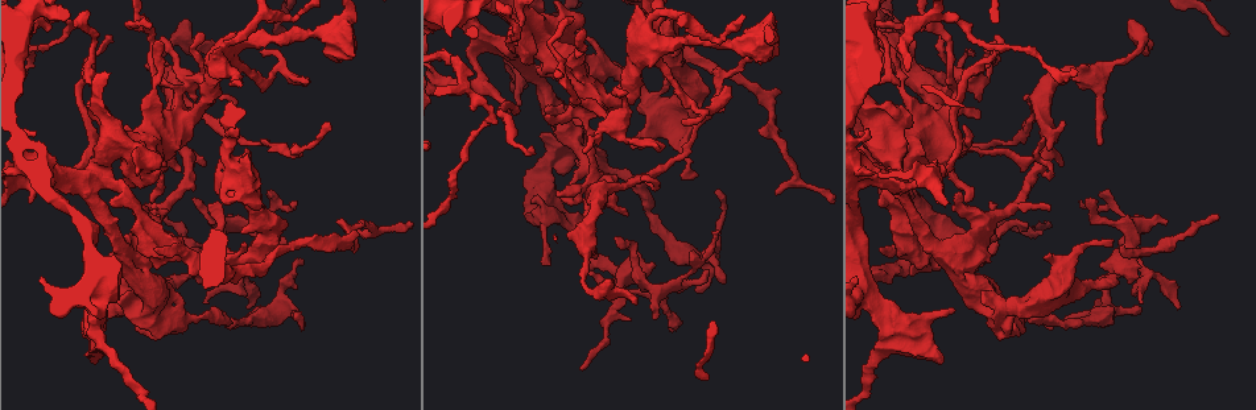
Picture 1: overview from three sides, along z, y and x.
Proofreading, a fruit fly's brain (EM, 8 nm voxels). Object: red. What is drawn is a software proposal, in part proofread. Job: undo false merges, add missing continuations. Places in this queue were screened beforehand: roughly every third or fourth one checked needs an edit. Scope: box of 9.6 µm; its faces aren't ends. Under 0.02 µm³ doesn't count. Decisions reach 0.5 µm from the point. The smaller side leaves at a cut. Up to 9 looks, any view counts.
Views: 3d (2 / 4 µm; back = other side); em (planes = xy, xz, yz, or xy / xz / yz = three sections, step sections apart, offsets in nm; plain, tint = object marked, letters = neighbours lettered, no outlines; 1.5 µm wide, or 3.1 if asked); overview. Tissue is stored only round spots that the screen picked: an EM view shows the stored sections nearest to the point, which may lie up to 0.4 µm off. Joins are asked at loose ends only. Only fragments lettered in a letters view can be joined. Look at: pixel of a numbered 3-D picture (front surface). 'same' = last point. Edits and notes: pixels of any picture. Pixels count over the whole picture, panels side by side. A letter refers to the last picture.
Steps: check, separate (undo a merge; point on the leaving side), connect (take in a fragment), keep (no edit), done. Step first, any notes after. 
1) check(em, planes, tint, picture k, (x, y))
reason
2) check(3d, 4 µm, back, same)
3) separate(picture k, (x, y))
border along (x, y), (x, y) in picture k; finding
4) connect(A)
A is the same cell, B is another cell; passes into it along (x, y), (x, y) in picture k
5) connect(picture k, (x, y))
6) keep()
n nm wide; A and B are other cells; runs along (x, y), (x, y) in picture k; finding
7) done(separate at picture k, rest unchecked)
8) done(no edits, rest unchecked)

check(3d, 2 µm, picture 1, (1040, 233))
an open end

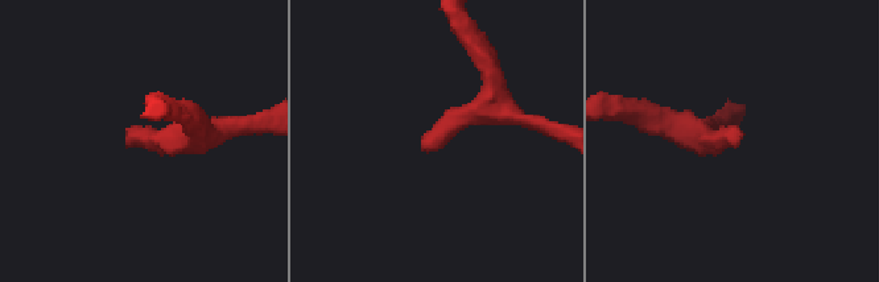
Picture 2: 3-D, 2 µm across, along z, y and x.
check(em, planes, letters, picture 2, (428, 151))
shape alone is not enough

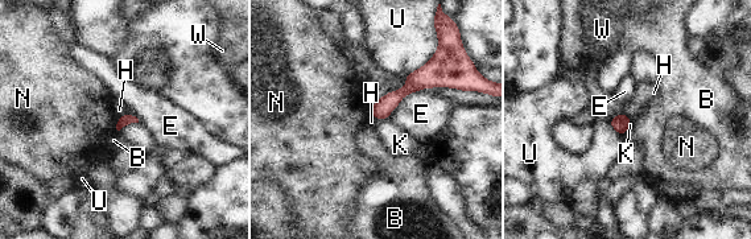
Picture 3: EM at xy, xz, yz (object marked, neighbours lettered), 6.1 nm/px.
keep()
E touches over 280 nm; B, E, H, K, N, U and W are other cells; runs along (444, 78), (420, 78), (374, 111) in picture 3; none of them fits

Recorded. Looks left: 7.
check(3d, 2 µm, back, picture 1, (653, 319))
free end

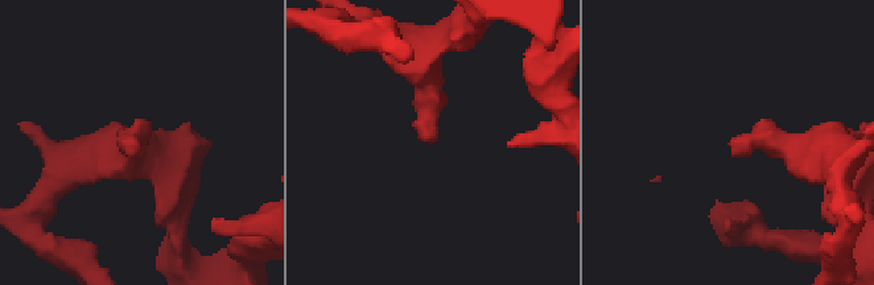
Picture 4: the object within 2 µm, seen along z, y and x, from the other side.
check(em, planes, letters, picture 4, (432, 144))

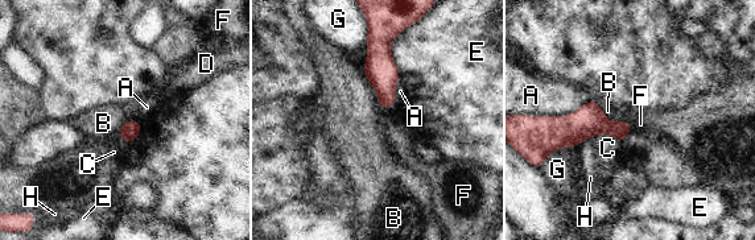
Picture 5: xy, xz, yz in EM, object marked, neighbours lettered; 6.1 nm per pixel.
keep()
100 nm wide; A, B, C, D, E, F, G and H are other cells; border along (362, 71), (375, 91), (379, 108) in picture 5; no lettered fragment goes on from it

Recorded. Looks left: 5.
check(3d, 2 µm, picture 1, (211, 40))
an open end

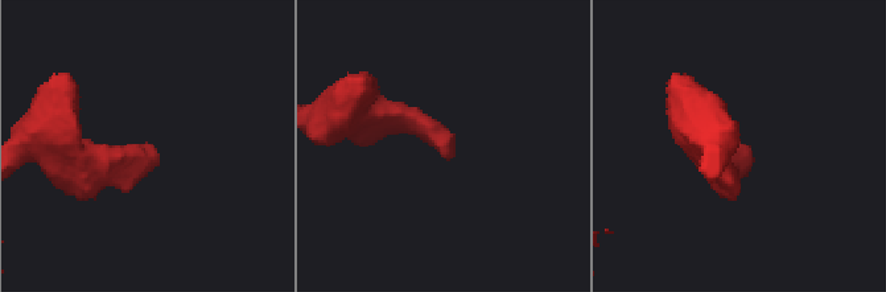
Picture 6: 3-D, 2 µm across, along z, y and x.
check(em, planes, letters, picture 6, (436, 145))

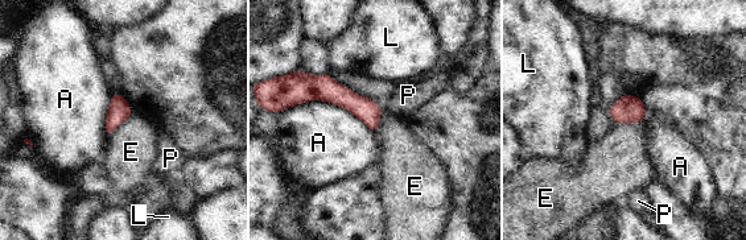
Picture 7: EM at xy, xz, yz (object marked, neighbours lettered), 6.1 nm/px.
keep()
A, E, L and P are other cells; runs along (285, 103), (333, 91), (378, 111) in picture 7; none of them fits

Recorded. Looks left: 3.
check(em, yz, step 4, letters, picture 1, (583, 149))
tapers out

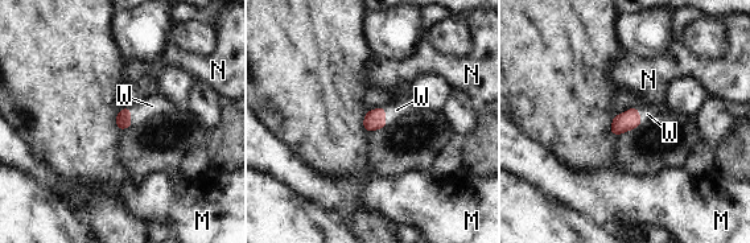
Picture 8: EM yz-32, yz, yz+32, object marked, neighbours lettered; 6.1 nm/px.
check(em, planes, letters, same)
another direction

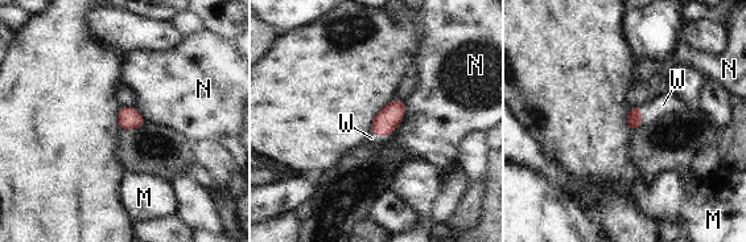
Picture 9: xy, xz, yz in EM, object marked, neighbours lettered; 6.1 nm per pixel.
connect(picture 9, (663, 105))
W is the same cell, M and N are other cells; passes into it along (634, 119), (641, 115), (663, 105) in picture 9; it goes on there

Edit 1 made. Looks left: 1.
done(connect at picture 9, rest unchecked)

